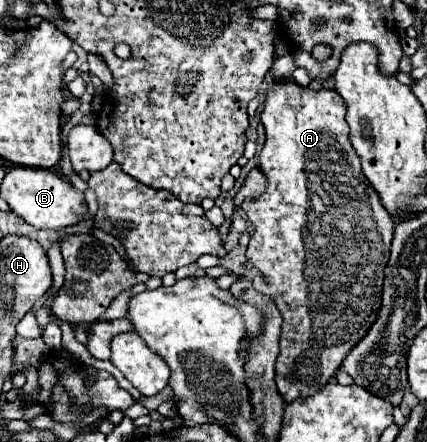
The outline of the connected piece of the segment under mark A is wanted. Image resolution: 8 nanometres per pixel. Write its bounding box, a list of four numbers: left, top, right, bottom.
[244,76,394,402]

